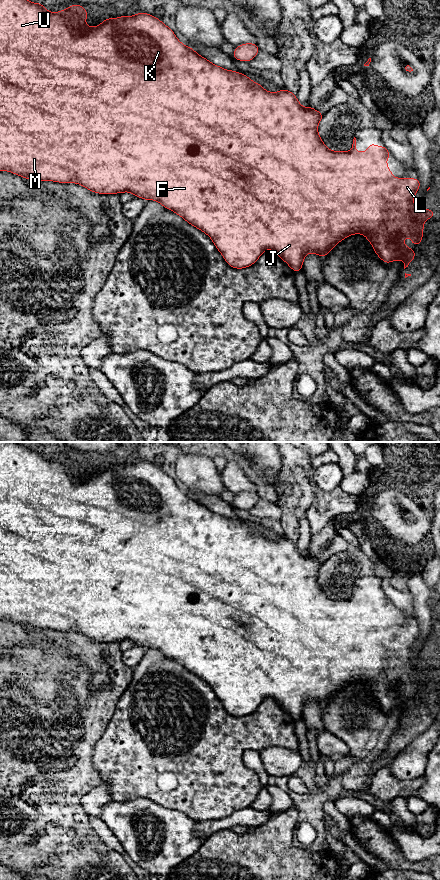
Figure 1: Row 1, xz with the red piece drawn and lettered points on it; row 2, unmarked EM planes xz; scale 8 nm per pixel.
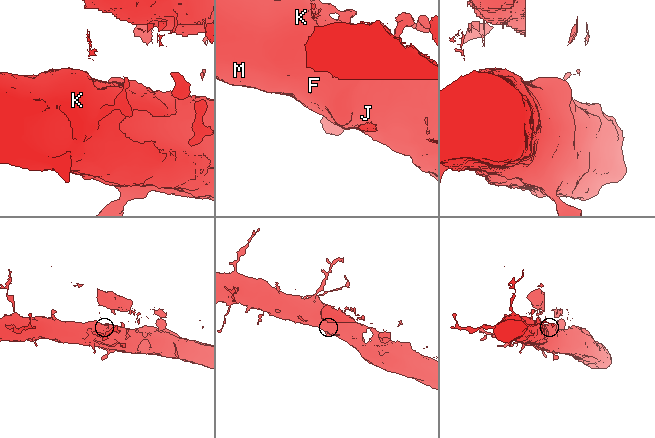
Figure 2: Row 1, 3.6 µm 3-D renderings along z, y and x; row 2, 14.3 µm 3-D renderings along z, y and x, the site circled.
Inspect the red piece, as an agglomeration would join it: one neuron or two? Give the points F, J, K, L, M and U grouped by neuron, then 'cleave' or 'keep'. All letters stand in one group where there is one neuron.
F J L / K M U; cleave

